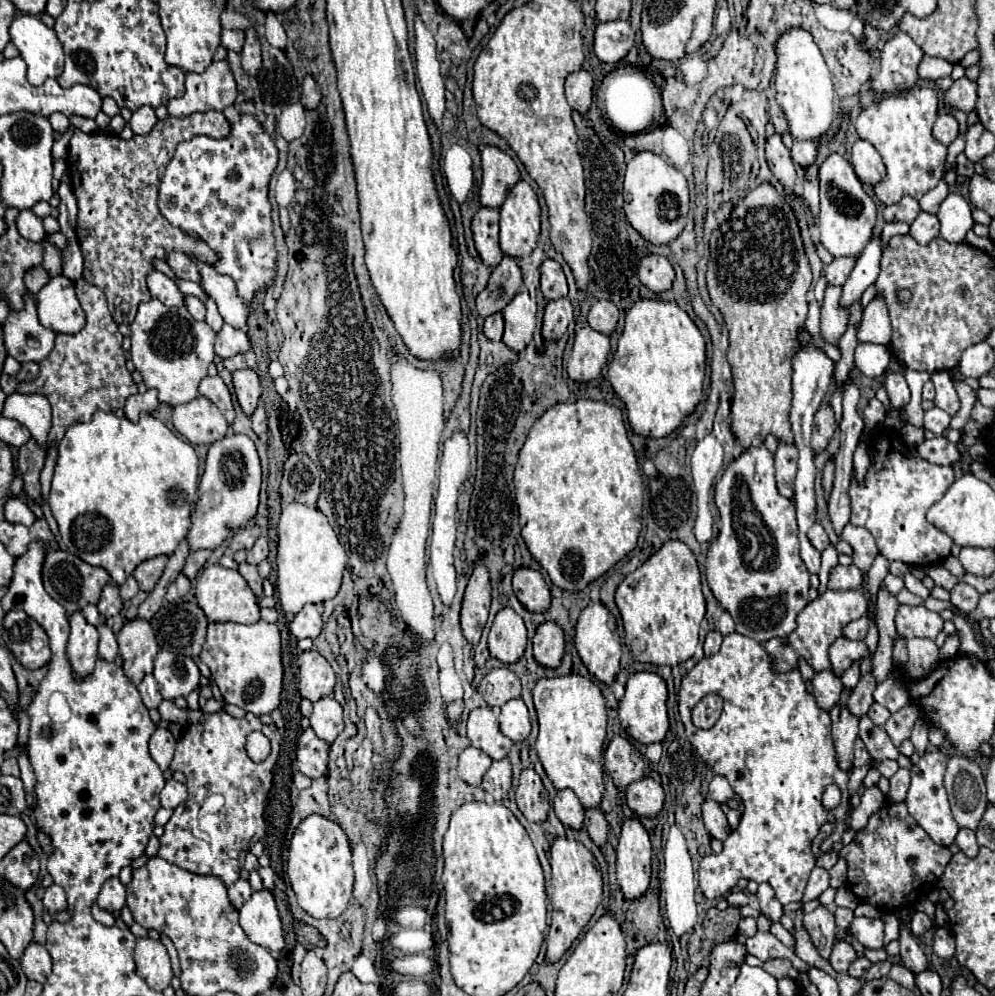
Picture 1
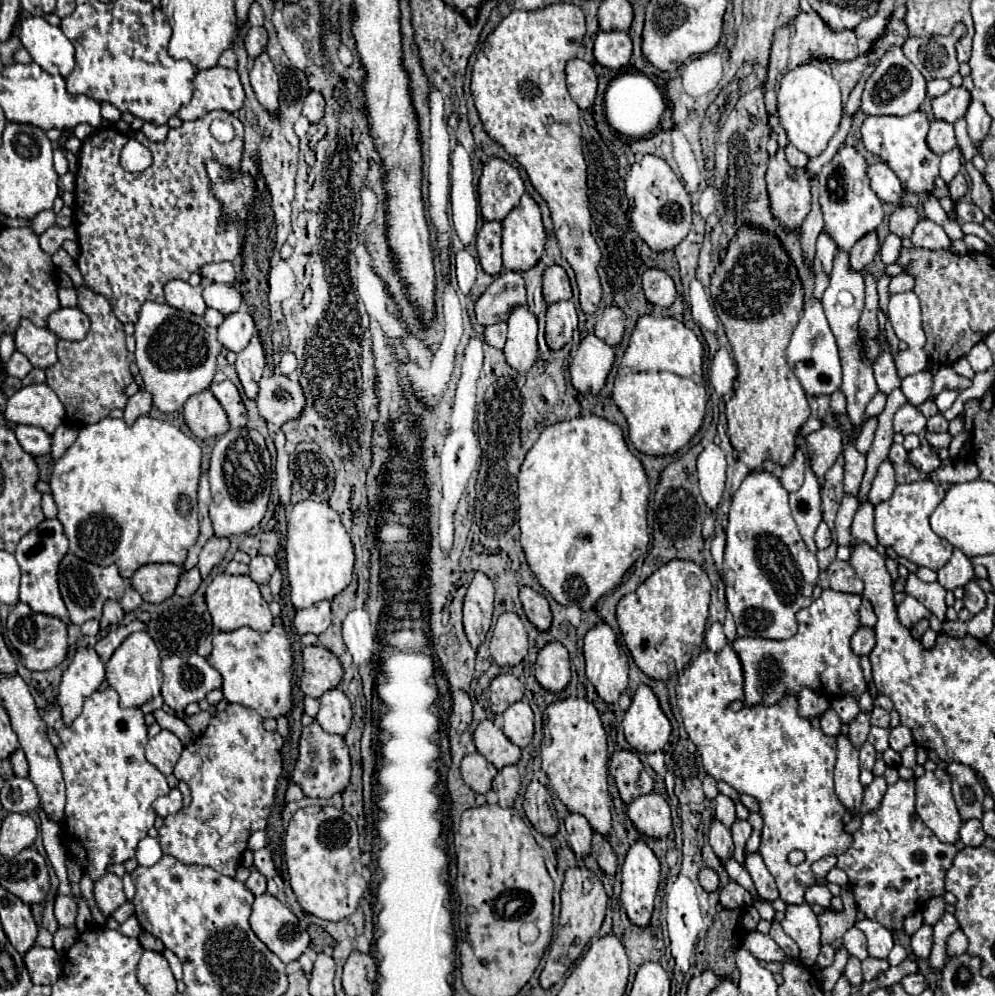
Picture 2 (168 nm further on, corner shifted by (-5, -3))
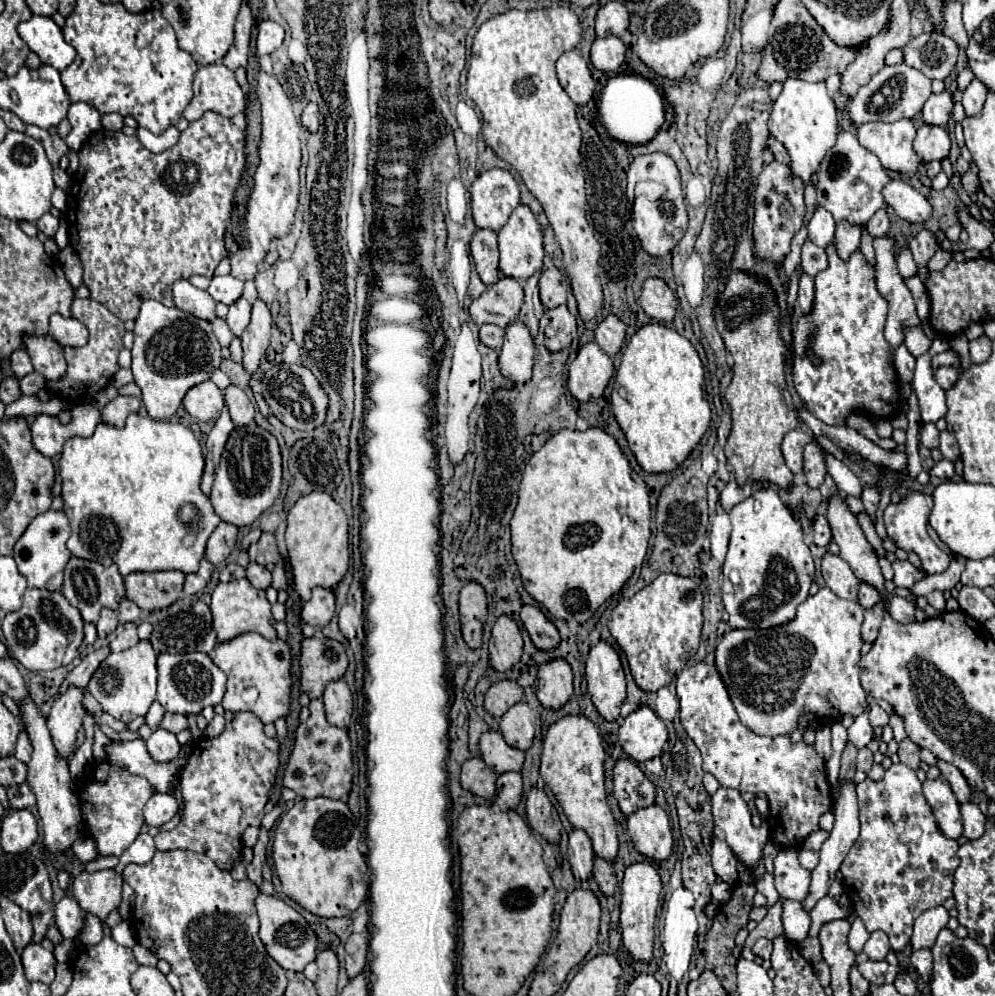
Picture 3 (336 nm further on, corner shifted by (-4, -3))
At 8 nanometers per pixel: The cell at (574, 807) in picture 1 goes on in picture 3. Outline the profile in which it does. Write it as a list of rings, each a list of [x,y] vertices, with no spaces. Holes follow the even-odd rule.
[[[573,828],[569,832],[569,864],[577,880],[587,880],[593,870],[593,846],[585,830]]]

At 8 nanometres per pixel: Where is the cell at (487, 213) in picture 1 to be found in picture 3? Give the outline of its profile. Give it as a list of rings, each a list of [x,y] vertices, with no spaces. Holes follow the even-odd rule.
[[[477,230],[471,240],[471,256],[479,278],[491,286],[499,274],[499,250],[497,250],[497,232],[495,230]]]

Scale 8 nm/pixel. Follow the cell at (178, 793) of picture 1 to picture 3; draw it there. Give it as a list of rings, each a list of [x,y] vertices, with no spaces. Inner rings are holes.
[[[153,794],[143,808],[145,822],[149,826],[161,826],[177,814],[177,800],[173,794]]]

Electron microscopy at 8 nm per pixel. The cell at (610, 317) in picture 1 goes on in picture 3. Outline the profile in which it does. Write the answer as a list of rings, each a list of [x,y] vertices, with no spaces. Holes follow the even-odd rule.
[[[609,314],[595,330],[595,342],[609,356],[615,356],[621,350],[623,340],[625,340],[625,324],[615,314]]]

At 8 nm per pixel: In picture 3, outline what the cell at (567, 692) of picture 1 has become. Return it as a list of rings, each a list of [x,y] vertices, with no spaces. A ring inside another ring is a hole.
[[[567,714],[549,726],[541,752],[541,778],[559,800],[571,826],[585,830],[593,842],[595,854],[611,862],[617,856],[619,842],[603,784],[603,762],[605,750],[601,744],[599,728],[587,716]]]

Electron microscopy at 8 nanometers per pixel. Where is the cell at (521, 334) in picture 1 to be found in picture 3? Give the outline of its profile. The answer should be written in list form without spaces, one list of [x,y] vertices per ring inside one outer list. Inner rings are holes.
[[[521,320],[511,322],[507,326],[503,348],[499,354],[501,374],[517,384],[527,382],[533,370],[533,356],[535,356],[535,344],[529,334],[529,328]]]

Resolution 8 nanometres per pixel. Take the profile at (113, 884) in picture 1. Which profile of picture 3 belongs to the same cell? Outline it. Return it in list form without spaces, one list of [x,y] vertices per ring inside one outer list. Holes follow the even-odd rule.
[[[99,870],[93,874],[81,872],[73,880],[73,896],[79,902],[79,906],[83,906],[87,912],[95,914],[97,918],[105,920],[115,910],[115,906],[121,904],[121,874],[117,874],[115,870]]]

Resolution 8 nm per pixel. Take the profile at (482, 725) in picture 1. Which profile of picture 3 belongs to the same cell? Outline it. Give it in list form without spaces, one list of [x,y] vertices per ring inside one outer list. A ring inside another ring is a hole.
[[[489,730],[481,736],[479,750],[481,750],[481,758],[485,760],[485,764],[489,764],[497,774],[511,772],[511,770],[519,772],[523,766],[525,752],[519,748],[511,748],[503,740],[503,736],[495,730]]]

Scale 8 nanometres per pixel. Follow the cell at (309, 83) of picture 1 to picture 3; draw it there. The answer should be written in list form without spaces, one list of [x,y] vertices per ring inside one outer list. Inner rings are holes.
[[[309,102],[301,114],[301,122],[309,132],[317,132],[319,128],[319,108],[315,102]]]

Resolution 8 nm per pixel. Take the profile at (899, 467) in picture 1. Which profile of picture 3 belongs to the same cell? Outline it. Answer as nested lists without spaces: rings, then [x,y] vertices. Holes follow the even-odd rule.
[[[915,490],[911,494],[907,494],[899,504],[889,502],[889,506],[883,512],[883,522],[887,526],[887,536],[889,540],[895,542],[897,548],[905,550],[905,552],[915,552],[921,558],[923,568],[927,570],[927,574],[937,574],[937,572],[945,572],[949,562],[951,562],[951,554],[943,552],[929,536],[927,532],[927,520],[933,508],[933,500],[931,494],[925,494],[921,490]]]

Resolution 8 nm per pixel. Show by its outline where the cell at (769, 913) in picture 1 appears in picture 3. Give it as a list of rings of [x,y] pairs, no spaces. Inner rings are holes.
[[[719,788],[713,794],[713,820],[715,820],[715,826],[725,832],[725,840],[731,846],[737,860],[741,864],[745,864],[749,870],[757,868],[759,860],[763,860],[763,848],[765,848],[765,844],[769,840],[769,826],[765,822],[759,828],[755,828],[751,824],[751,812],[749,812],[745,800],[741,798],[741,794],[737,790]]]

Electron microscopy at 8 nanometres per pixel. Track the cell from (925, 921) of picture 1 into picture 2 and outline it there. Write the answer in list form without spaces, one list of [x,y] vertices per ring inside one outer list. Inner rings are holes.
[[[922,926],[914,936],[912,936],[912,952],[918,960],[928,960],[930,950],[932,950],[932,926]]]

